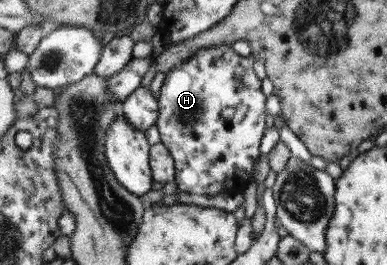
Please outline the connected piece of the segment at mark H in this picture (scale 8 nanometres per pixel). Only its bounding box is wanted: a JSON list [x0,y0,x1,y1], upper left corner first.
[157,44,268,200]

